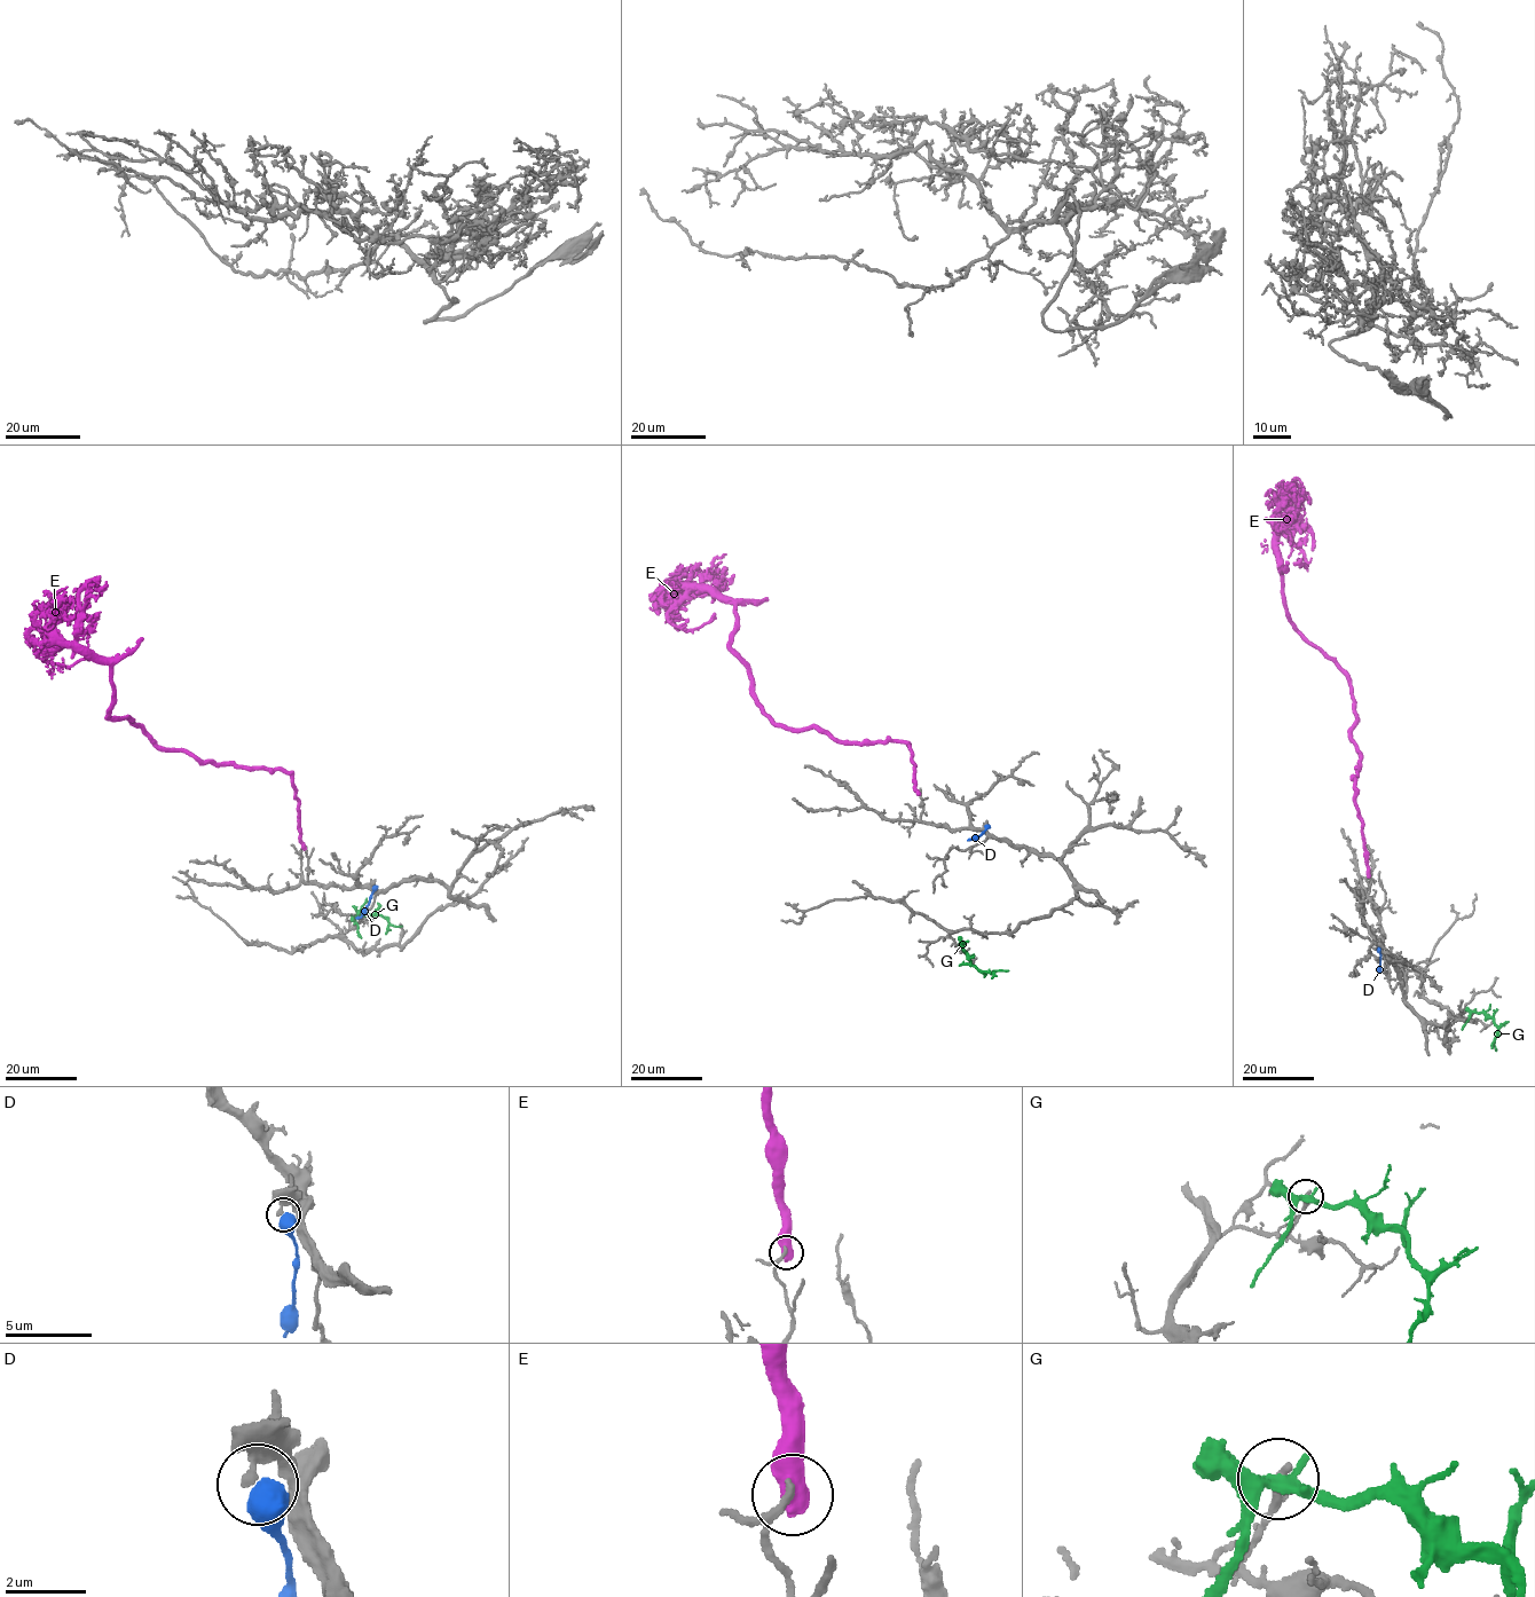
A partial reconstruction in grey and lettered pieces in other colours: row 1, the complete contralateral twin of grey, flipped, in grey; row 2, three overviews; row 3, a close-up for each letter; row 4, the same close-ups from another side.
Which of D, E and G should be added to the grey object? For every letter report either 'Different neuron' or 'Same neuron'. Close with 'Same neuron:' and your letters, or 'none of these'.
D: Different neuron
E: Different neuron
G: Different neuron
Same neuron: none of these

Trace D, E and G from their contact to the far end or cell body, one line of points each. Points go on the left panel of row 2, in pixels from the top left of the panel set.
D: (375, 887), (365, 912), (355, 918)
E: (305, 847), (288, 773), (163, 749), (132, 721), (109, 717), (109, 666), (64, 645), (44, 659), (91, 658)
G: (352, 918), (364, 911), (383, 917), (388, 922), (386, 934)

